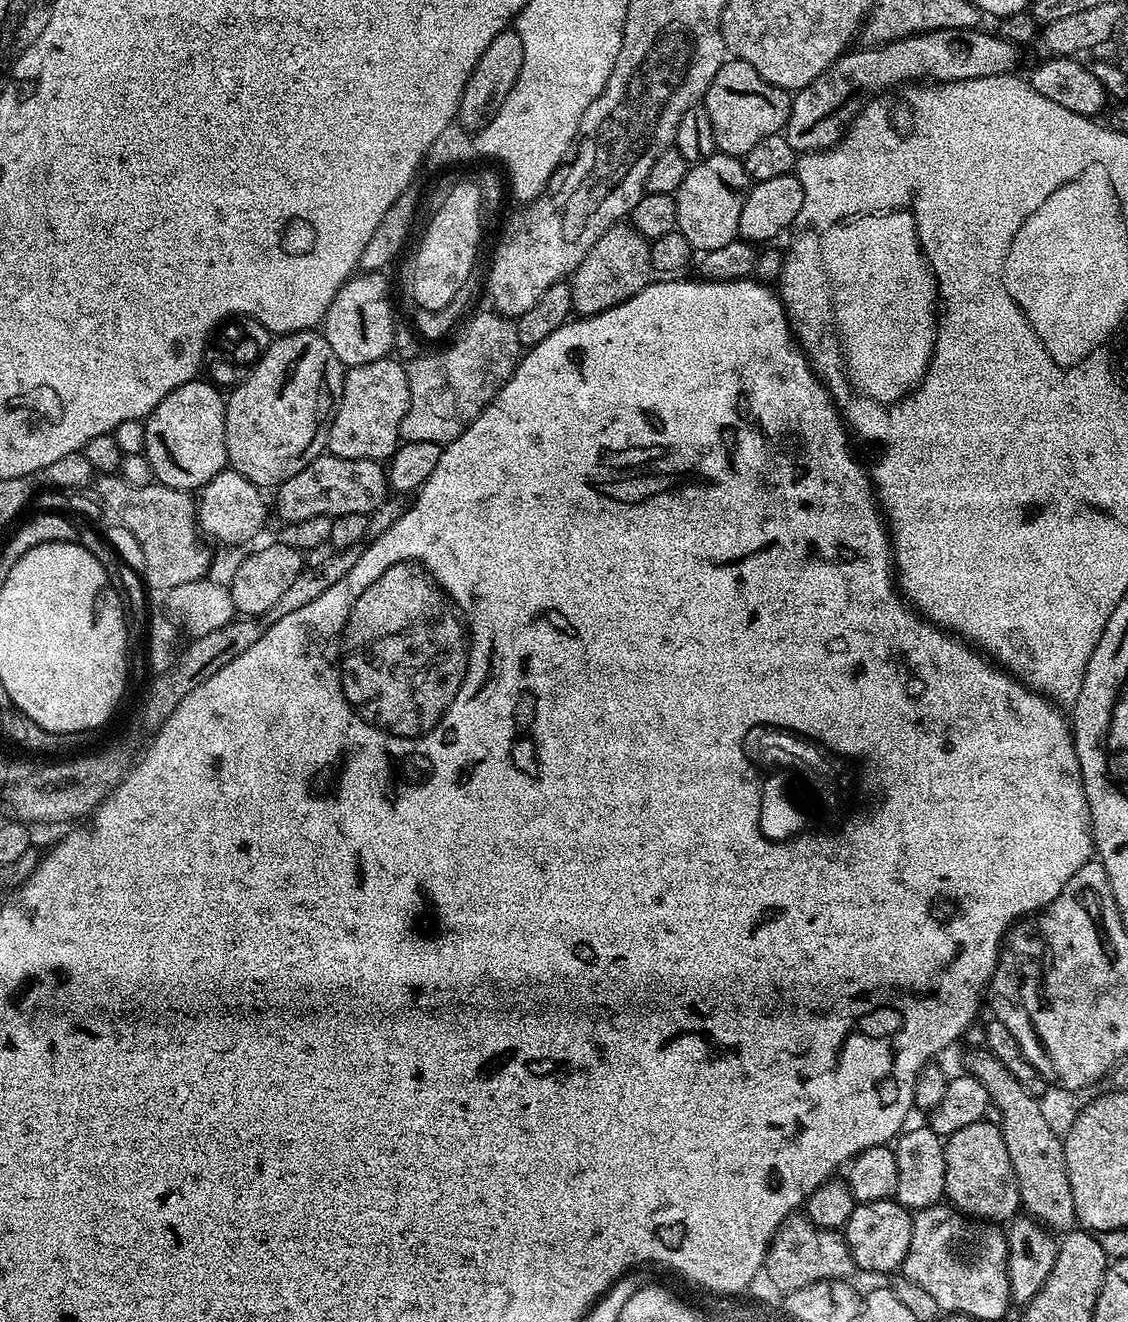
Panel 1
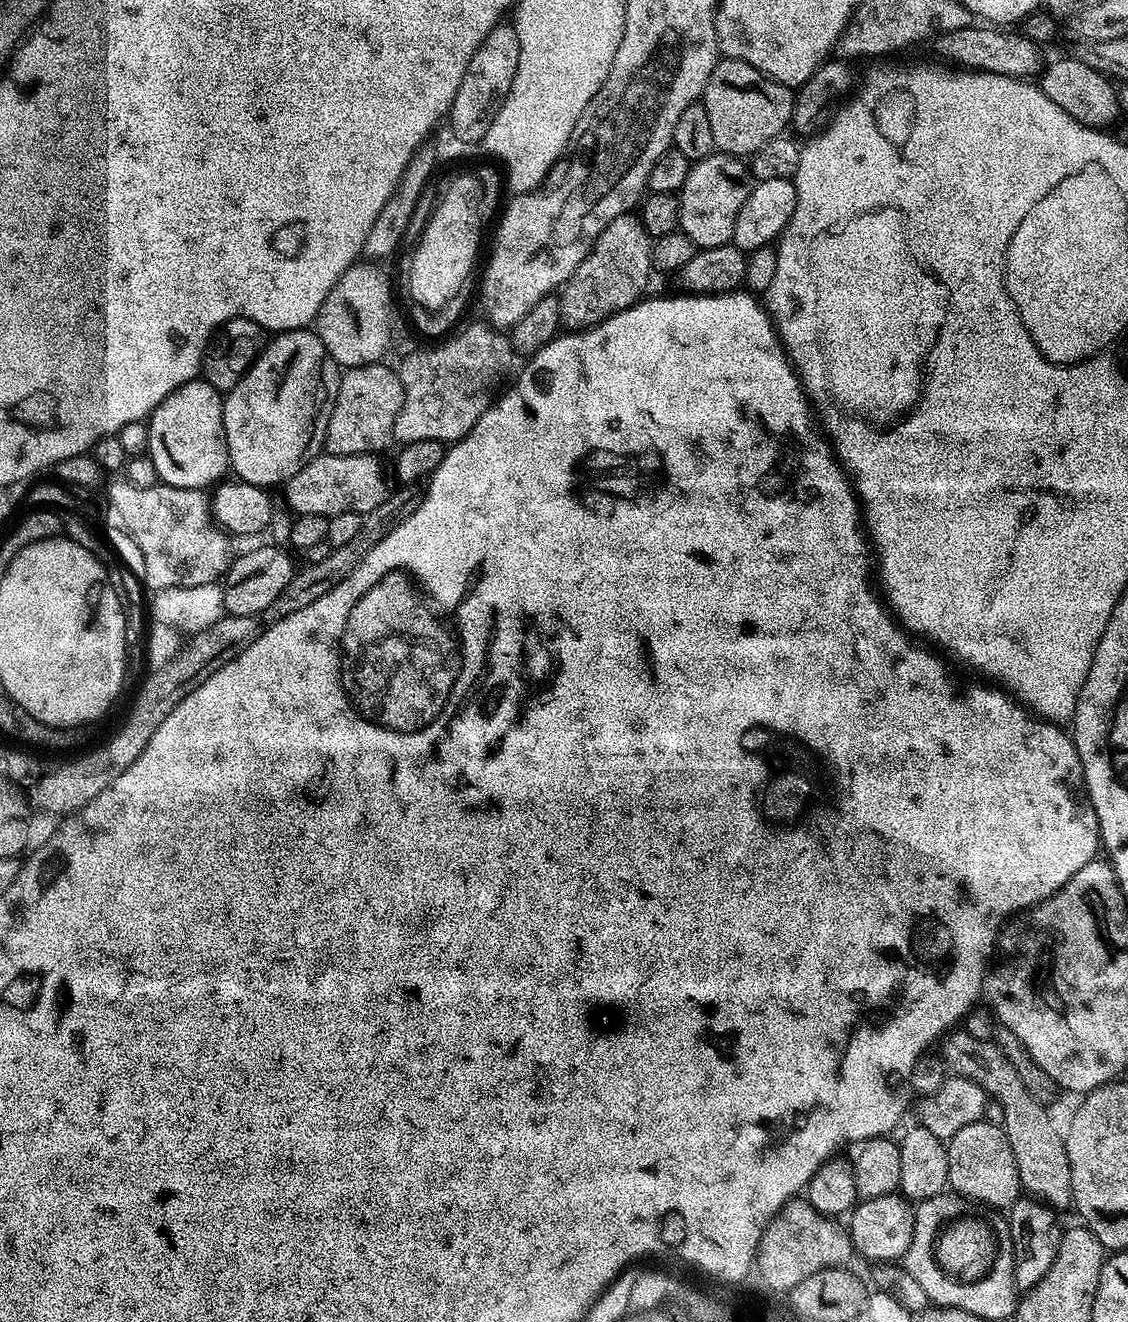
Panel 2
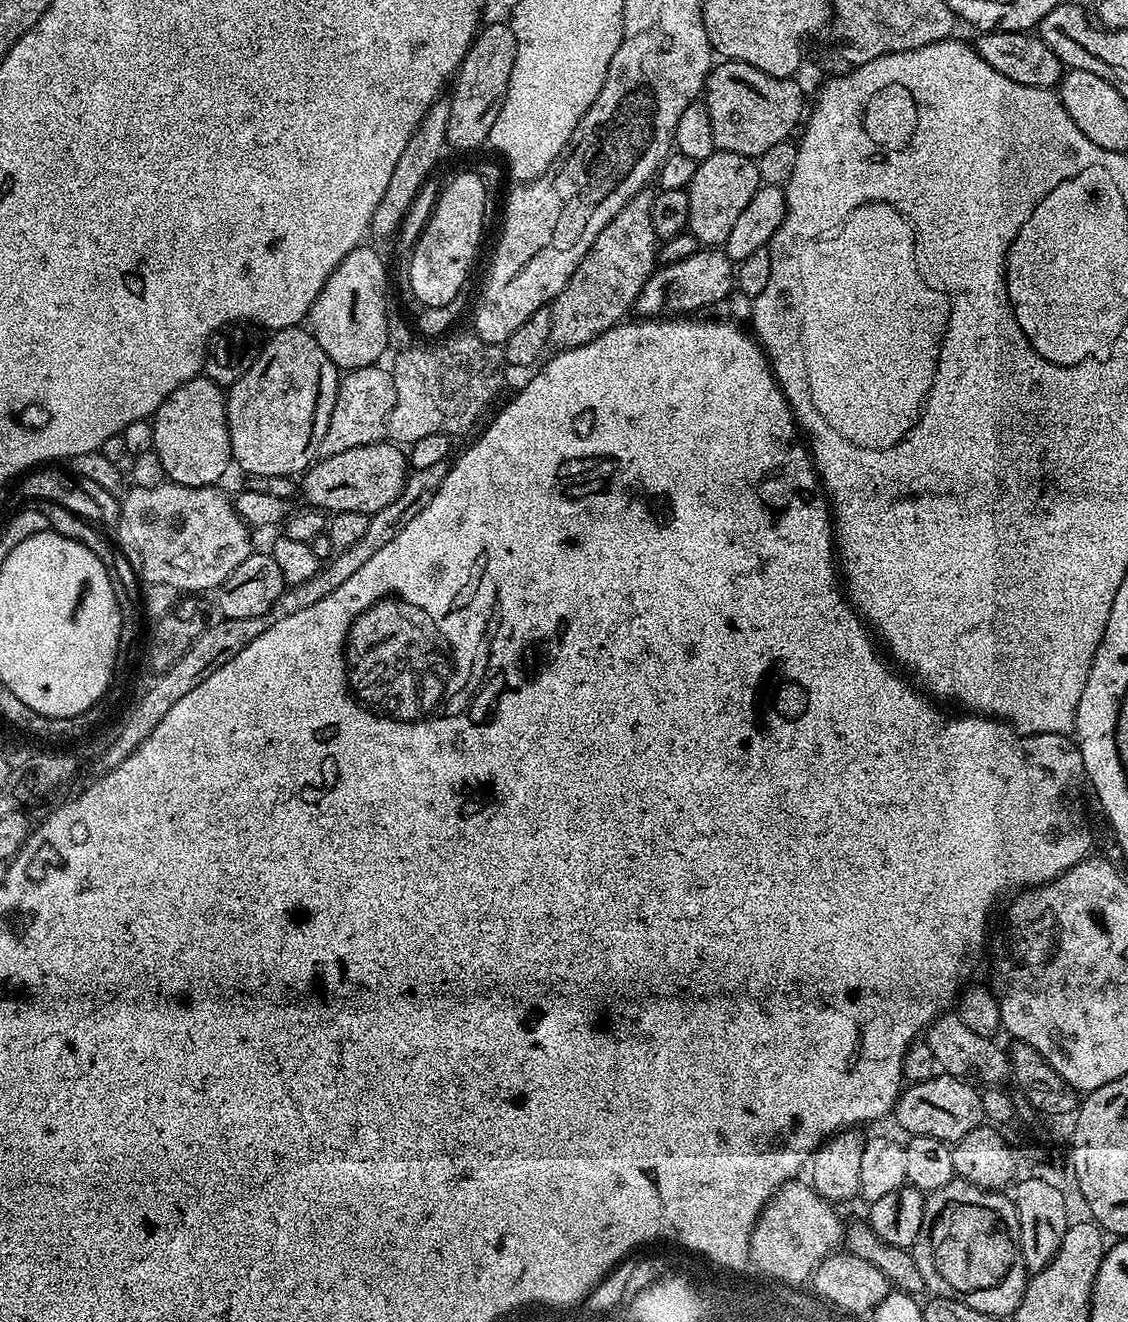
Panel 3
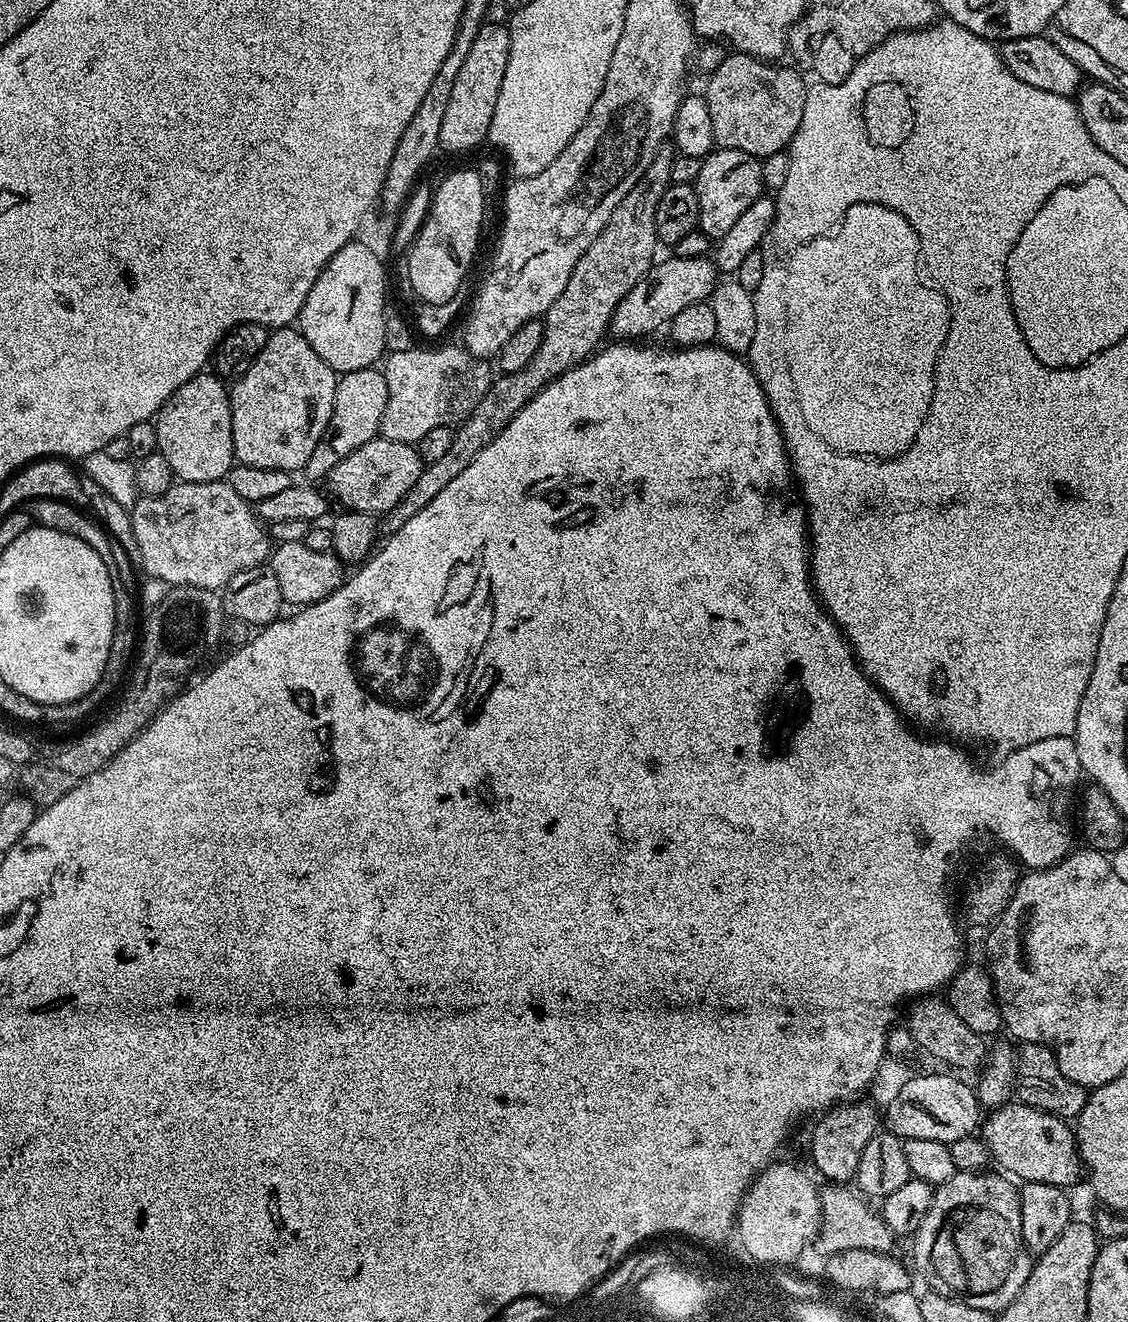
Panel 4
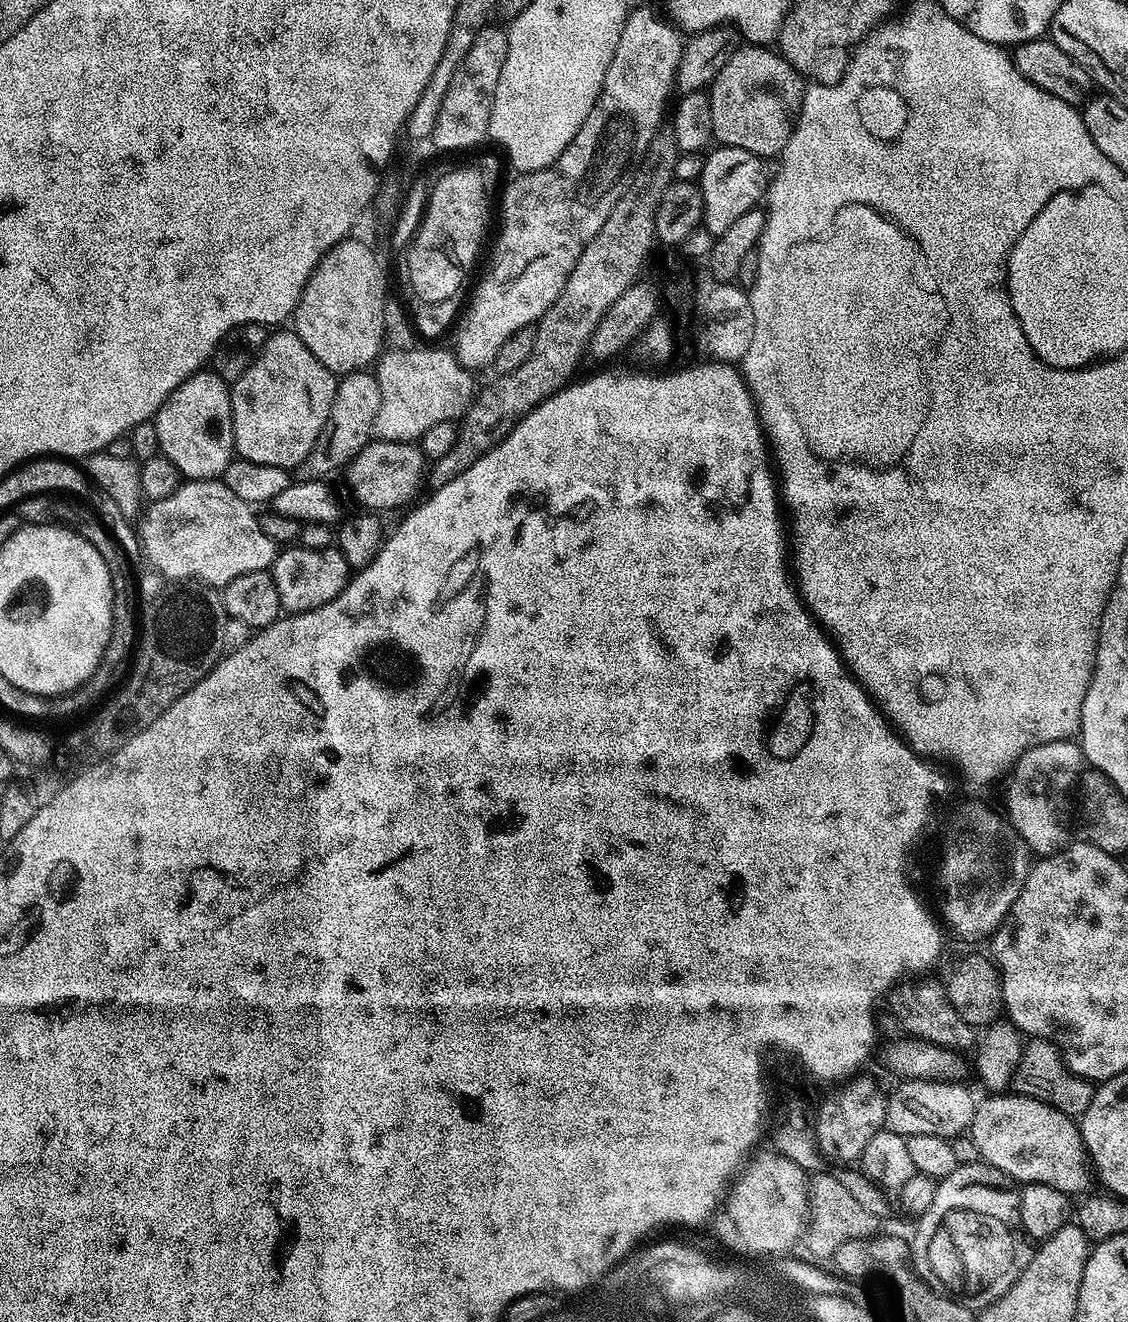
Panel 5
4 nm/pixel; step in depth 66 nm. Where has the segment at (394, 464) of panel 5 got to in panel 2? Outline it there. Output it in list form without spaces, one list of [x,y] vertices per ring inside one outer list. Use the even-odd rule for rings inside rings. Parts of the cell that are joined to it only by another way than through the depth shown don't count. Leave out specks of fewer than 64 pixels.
[[[321,454],[302,466],[286,485],[288,504],[296,514],[322,514],[329,517],[343,512],[365,513],[374,510],[390,495],[388,480],[384,477],[381,457],[376,454],[329,456]]]

